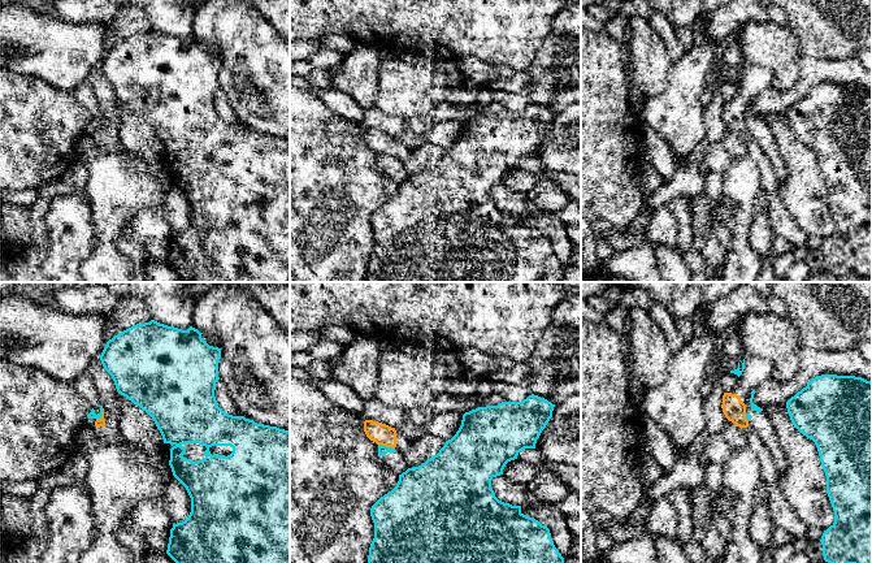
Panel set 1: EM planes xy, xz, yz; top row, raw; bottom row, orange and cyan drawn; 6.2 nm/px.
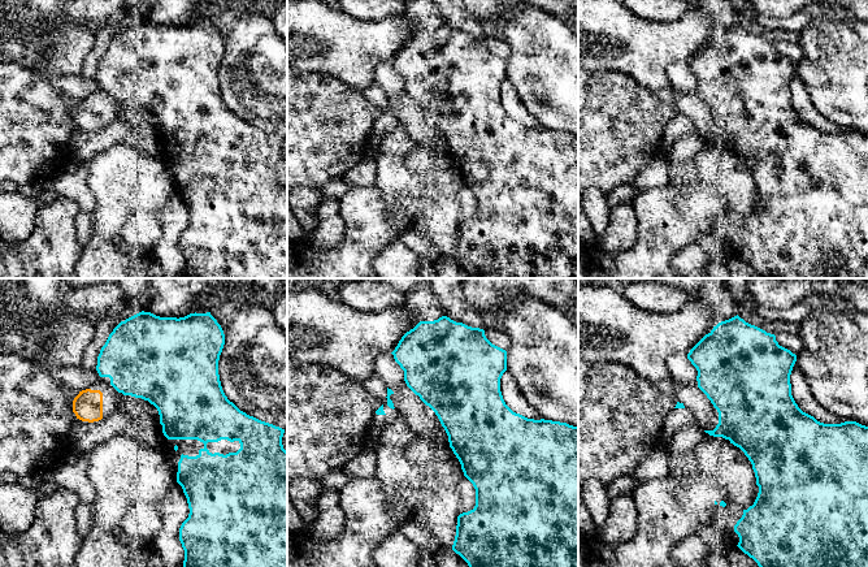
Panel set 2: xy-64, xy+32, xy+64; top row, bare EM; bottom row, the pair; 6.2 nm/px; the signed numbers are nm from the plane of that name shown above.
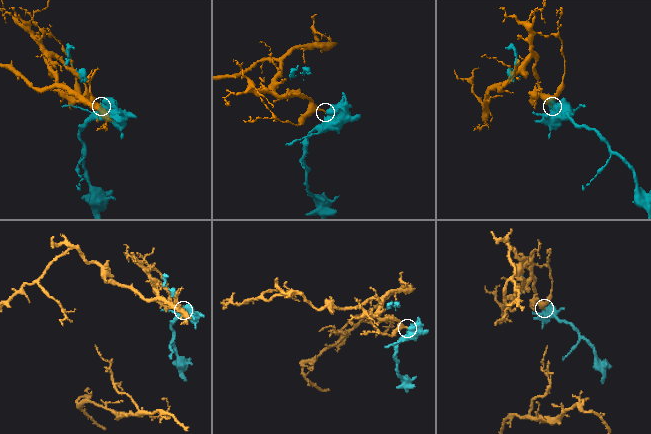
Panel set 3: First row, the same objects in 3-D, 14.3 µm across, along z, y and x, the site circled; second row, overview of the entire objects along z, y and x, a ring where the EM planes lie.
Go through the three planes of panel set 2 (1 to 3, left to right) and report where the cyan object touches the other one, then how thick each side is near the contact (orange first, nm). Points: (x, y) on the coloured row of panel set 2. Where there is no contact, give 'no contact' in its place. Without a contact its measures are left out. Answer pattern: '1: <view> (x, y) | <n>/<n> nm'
1: no contact
2: no contact
3: no contact

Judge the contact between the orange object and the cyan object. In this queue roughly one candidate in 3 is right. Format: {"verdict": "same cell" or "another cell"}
{"verdict": "another cell"}

